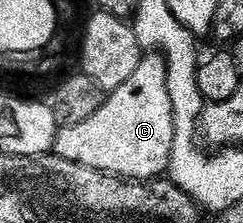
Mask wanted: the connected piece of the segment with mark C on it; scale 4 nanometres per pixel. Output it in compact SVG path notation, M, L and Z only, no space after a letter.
M143 54L140 65L120 89L109 92L100 109L88 121L80 121L75 127L59 127L54 138L53 154L80 165L104 172L105 175L117 175L119 179L141 179L149 181L167 174L172 153L172 100L168 98L166 69L161 54Z

